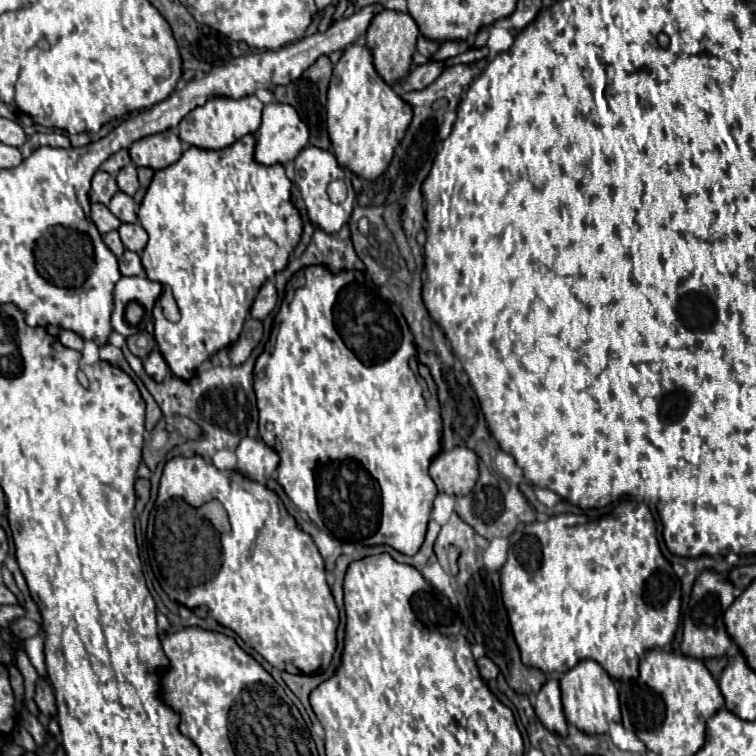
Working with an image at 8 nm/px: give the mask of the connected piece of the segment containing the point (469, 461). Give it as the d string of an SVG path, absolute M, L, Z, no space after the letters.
M455 447L451 451L439 453L433 459L429 475L441 493L463 497L471 493L477 483L479 459L471 449Z

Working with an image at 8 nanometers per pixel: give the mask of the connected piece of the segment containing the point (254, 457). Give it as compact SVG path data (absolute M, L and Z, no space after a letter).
M243 437L237 447L237 471L245 477L265 483L279 465L279 455L273 447L257 437Z

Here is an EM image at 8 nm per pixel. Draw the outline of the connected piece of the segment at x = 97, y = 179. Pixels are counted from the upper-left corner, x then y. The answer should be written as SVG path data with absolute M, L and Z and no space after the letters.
M97 171L95 177L93 177L93 183L91 183L91 193L89 193L89 199L95 203L103 203L107 205L111 201L111 197L119 191L115 179L105 173L105 171Z

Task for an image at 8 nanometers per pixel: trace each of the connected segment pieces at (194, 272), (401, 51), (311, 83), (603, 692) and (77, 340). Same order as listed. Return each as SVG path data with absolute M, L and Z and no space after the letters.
M249 133L219 151L189 147L177 163L157 169L137 215L149 235L147 247L141 253L147 277L173 289L181 313L181 319L171 323L163 317L161 305L155 303L154 337L171 371L181 379L189 379L215 351L227 349L237 341L253 299L267 281L267 273L283 269L289 253L299 243L303 221L291 201L291 181L283 165L265 167L255 161L255 135Z
M381 9L381 13L377 13L377 17L373 17L373 25L369 25L369 33L365 33L365 39L367 39L367 47L373 55L375 69L387 83L399 81L401 77L405 77L409 73L417 37L419 37L419 29L409 13Z
M319 57L309 69L305 69L305 73L285 85L285 87L277 87L275 99L281 103L289 103L293 105L301 119L309 125L311 131L311 139L309 145L321 147L321 149L329 149L331 141L327 135L327 123L325 123L325 95L327 95L327 87L331 81L331 71L333 71L333 63L331 59Z
M585 659L579 661L573 669L569 669L561 677L561 699L563 699L563 711L565 717L571 725L575 725L583 733L607 733L609 723L621 721L621 711L619 711L619 697L615 691L615 685L611 677L597 665L597 661Z
M61 331L61 335L59 335L59 341L65 345L65 347L69 347L69 349L75 349L75 351L81 351L83 349L83 345L85 345L85 341L83 341L83 337L79 337L77 333L73 333L73 331Z

